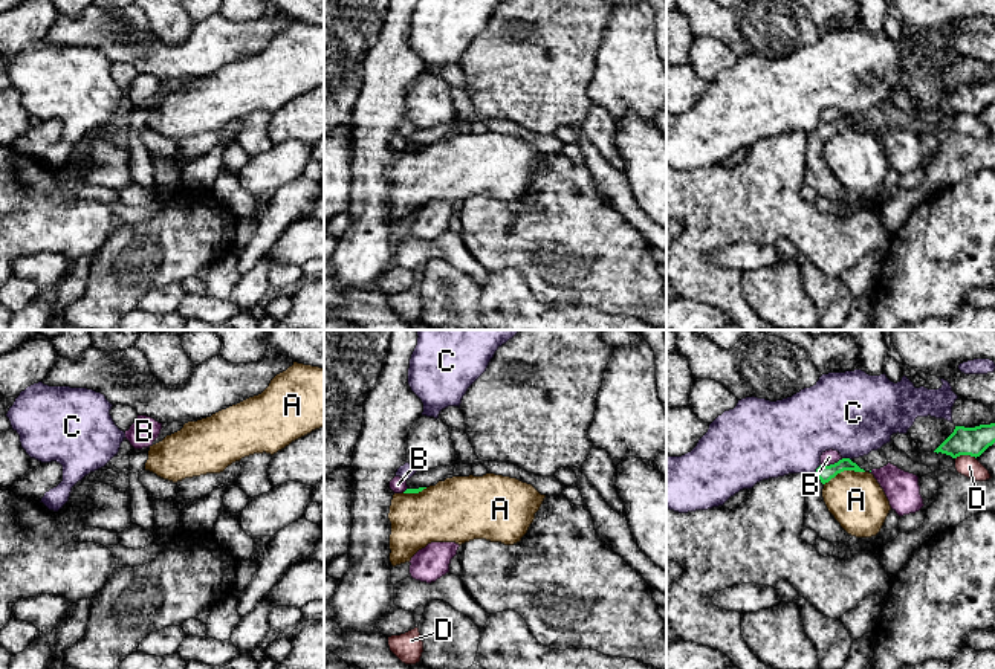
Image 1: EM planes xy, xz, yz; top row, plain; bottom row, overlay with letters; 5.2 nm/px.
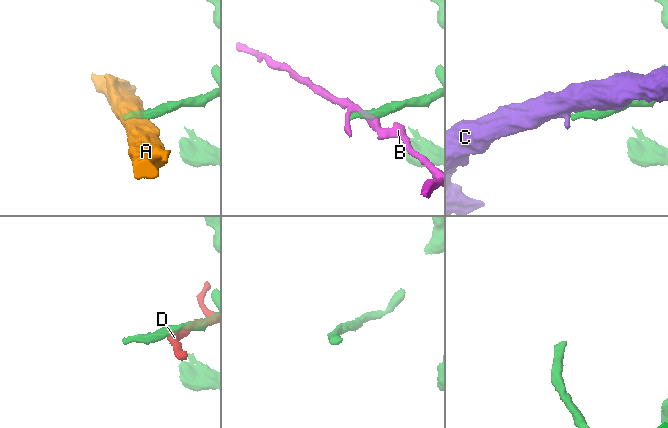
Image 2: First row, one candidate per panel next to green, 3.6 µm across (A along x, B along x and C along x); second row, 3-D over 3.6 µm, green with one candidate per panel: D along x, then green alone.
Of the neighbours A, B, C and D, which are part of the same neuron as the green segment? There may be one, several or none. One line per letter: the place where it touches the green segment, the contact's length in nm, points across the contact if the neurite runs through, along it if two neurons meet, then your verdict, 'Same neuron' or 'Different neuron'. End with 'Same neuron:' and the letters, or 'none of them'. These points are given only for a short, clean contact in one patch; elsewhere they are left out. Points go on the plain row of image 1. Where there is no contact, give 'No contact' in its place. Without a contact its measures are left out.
A: Touches green at yz (844, 127). Shared border 220 nm. Different neuron
B: Touches green at yz (832, 122). Shared border 120 nm. Different neuron
C: Touches green at yz (847, 116). Shared border 50 nm. Different neuron
D: Touches green at yz (965, 112). Shared border 110 nm. Different neuron
Same neuron: none of them

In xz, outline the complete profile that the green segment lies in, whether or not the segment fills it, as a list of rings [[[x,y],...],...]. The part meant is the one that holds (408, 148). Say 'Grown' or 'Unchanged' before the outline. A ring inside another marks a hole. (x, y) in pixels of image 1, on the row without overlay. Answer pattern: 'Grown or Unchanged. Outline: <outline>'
Grown. Outline: [[[455,122],[440,124],[429,128],[417,128],[410,137],[407,137],[408,147],[404,151],[419,151],[429,144],[436,144],[439,139],[454,134]]]

